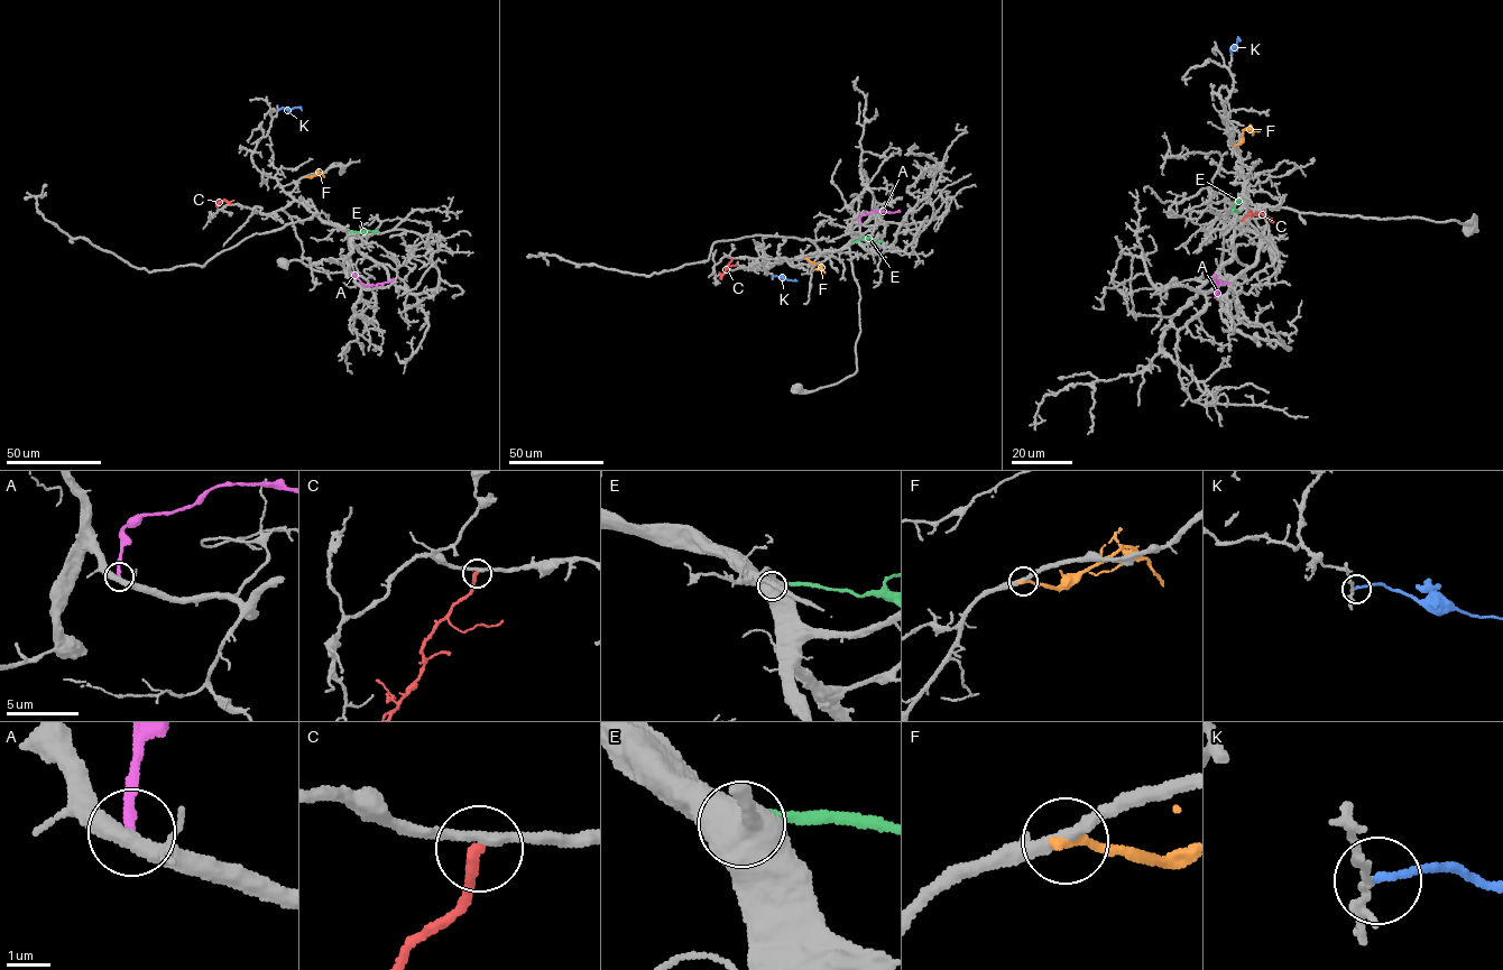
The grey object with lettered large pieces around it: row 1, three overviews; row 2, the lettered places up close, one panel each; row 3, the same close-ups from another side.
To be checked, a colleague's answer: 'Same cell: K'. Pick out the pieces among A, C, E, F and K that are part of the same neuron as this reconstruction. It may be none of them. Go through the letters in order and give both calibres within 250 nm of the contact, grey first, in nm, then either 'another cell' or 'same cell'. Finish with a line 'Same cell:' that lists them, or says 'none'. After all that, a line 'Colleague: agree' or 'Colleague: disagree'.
A: calibres 420 and 260 nm; another cell
C: calibres 280 and 220 nm; same cell
E: calibres 700 and 200 nm; another cell
F: calibres 300 and 200 nm; another cell
K: calibres 120 and 200 nm; another cell
Same cell: C
Colleague: disagree

